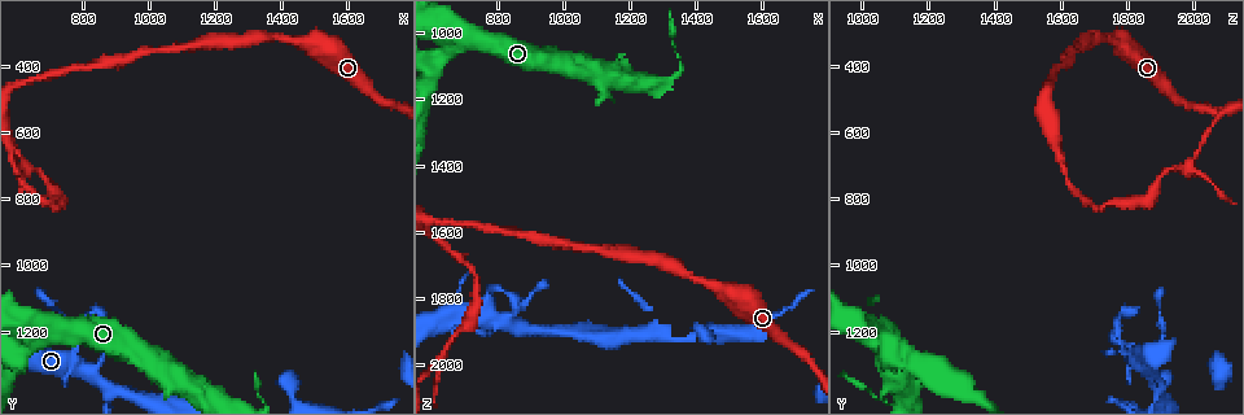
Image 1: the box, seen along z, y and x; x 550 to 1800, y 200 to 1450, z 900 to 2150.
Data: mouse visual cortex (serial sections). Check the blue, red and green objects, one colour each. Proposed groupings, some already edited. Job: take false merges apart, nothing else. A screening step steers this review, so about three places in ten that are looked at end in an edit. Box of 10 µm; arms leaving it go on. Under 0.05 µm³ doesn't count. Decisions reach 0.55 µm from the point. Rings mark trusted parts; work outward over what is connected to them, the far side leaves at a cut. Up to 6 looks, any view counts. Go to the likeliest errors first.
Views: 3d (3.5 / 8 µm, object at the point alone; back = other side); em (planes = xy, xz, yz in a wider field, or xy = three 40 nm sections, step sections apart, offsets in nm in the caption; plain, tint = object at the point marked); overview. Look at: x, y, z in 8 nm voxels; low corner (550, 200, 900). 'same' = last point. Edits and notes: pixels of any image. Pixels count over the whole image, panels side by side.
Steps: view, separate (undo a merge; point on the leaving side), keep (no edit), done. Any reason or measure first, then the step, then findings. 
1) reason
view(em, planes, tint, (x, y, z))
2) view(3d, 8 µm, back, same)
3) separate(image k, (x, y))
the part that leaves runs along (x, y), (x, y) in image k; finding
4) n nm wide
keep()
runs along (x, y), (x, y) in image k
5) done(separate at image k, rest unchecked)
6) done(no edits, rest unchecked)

view(3d, 8 µm, (880, 1380, 1900))

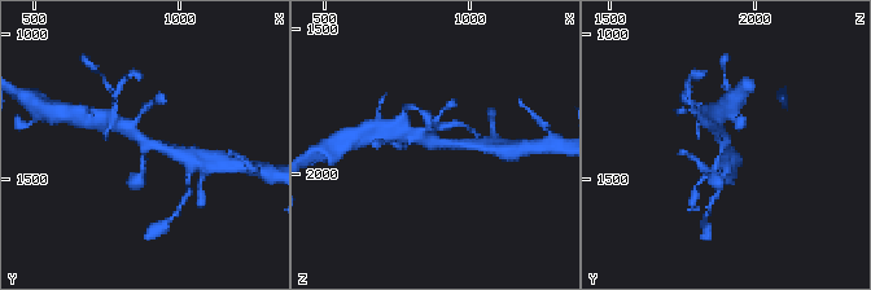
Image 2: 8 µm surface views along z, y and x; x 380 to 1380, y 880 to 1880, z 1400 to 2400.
view(em, xy, step 5, tint, same)

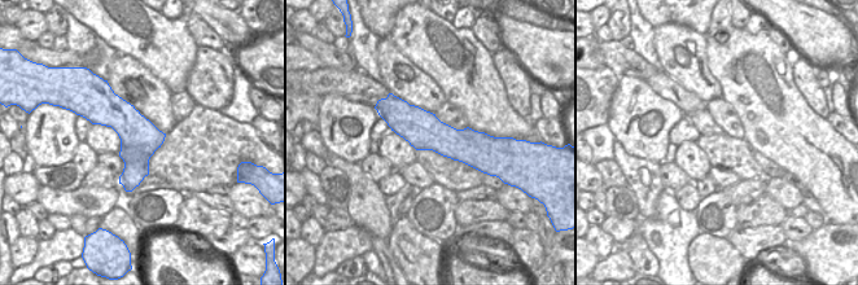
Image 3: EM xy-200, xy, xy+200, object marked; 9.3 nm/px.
keep()
runs along (382, 113), (450, 143), (486, 149) in image 3; continuous, no second cell

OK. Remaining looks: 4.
sharp bend
view(3d, 3.5 µm, (630, 1260, 1060))

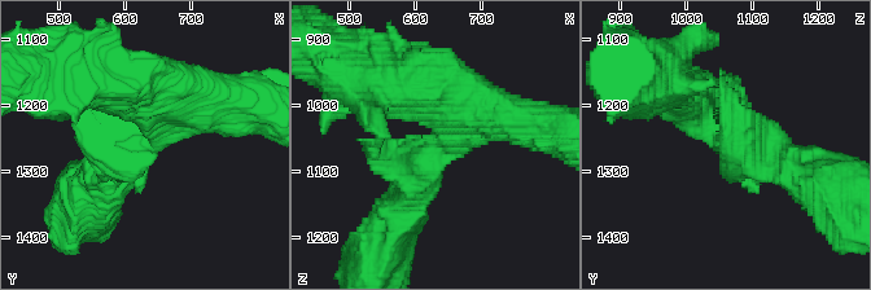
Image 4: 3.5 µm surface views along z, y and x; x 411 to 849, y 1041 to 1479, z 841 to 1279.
3 arms; arms of 400, 450, 450 nm; now the EM
view(em, xy, step 5, tint, (630, 1265, 1065))

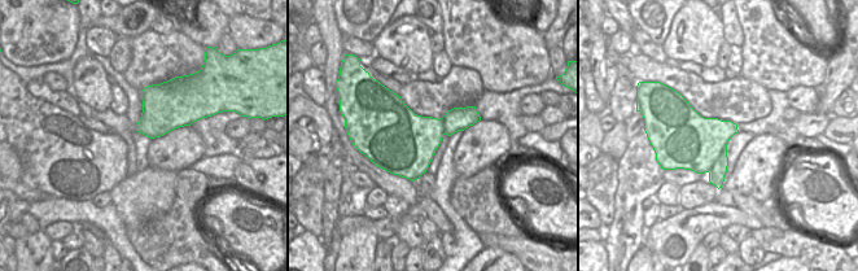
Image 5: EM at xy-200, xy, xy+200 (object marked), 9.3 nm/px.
separate(image 4, (415, 192))
the part that leaves runs along (436, 146), (384, 242) in image 4; a second cell is stuck on

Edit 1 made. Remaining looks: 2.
thick turns thin
view(3d, 3.5 µm, back, (750, 810, 1770))

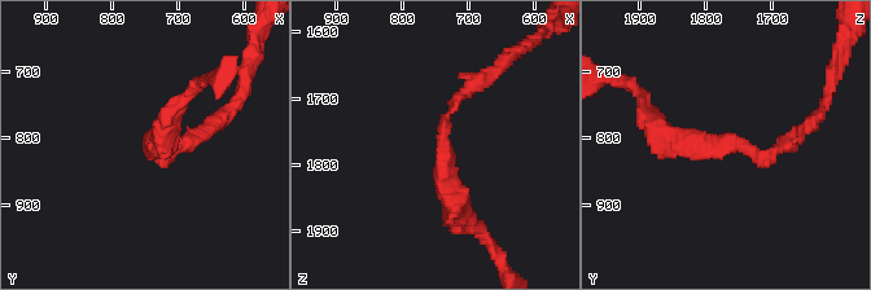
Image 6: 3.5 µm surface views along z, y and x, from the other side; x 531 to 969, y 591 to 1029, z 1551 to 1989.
arms of 150, 300 nm; shape alone is not enough
view(em, xy, step 1, tint, (735, 810, 1770))

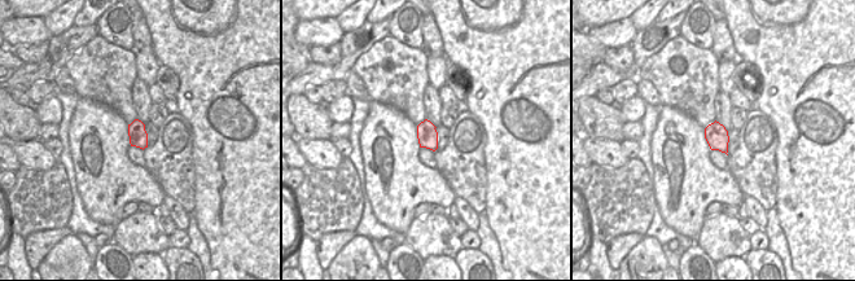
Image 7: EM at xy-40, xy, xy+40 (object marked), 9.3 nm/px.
separate(image 6, (460, 188))
the part that leaves runs along (446, 117), (446, 187), (471, 223) in image 6; two cells meet here

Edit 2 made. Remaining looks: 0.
done(separate at image 4, separate at image 6, rest unchecked)

